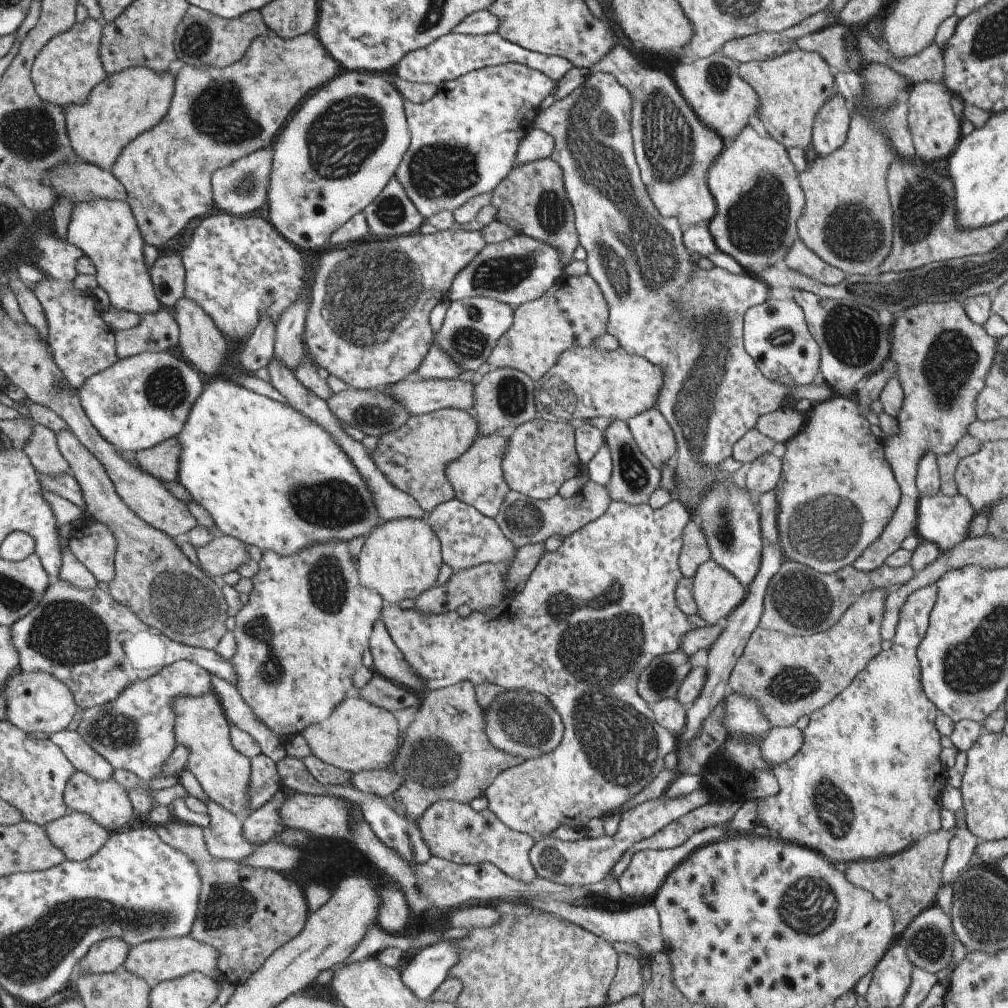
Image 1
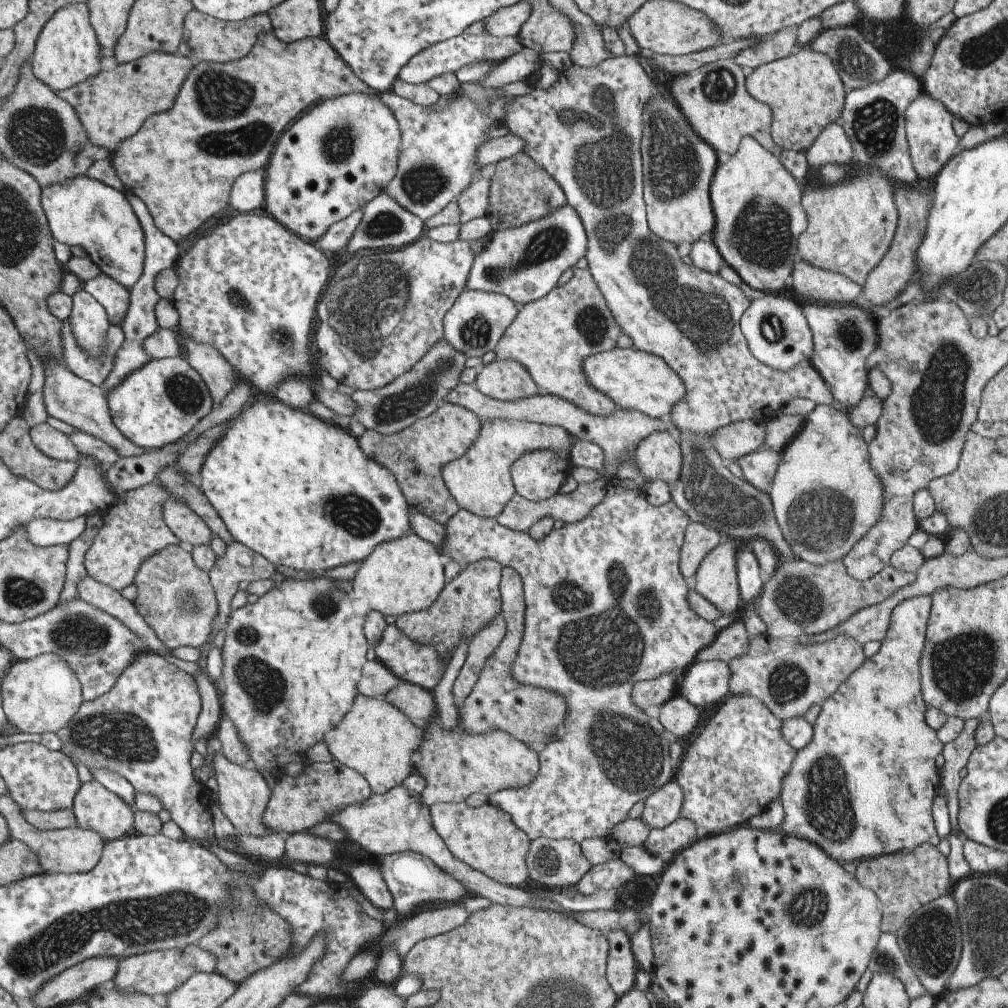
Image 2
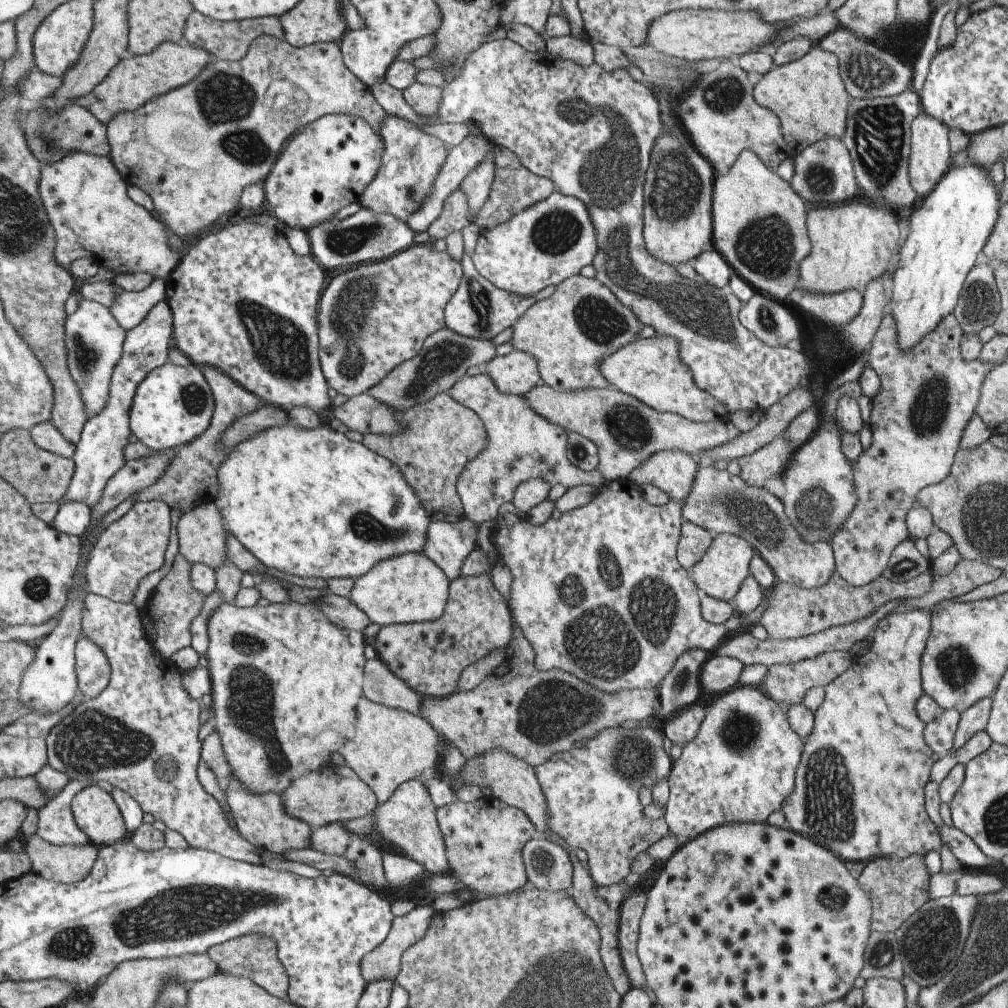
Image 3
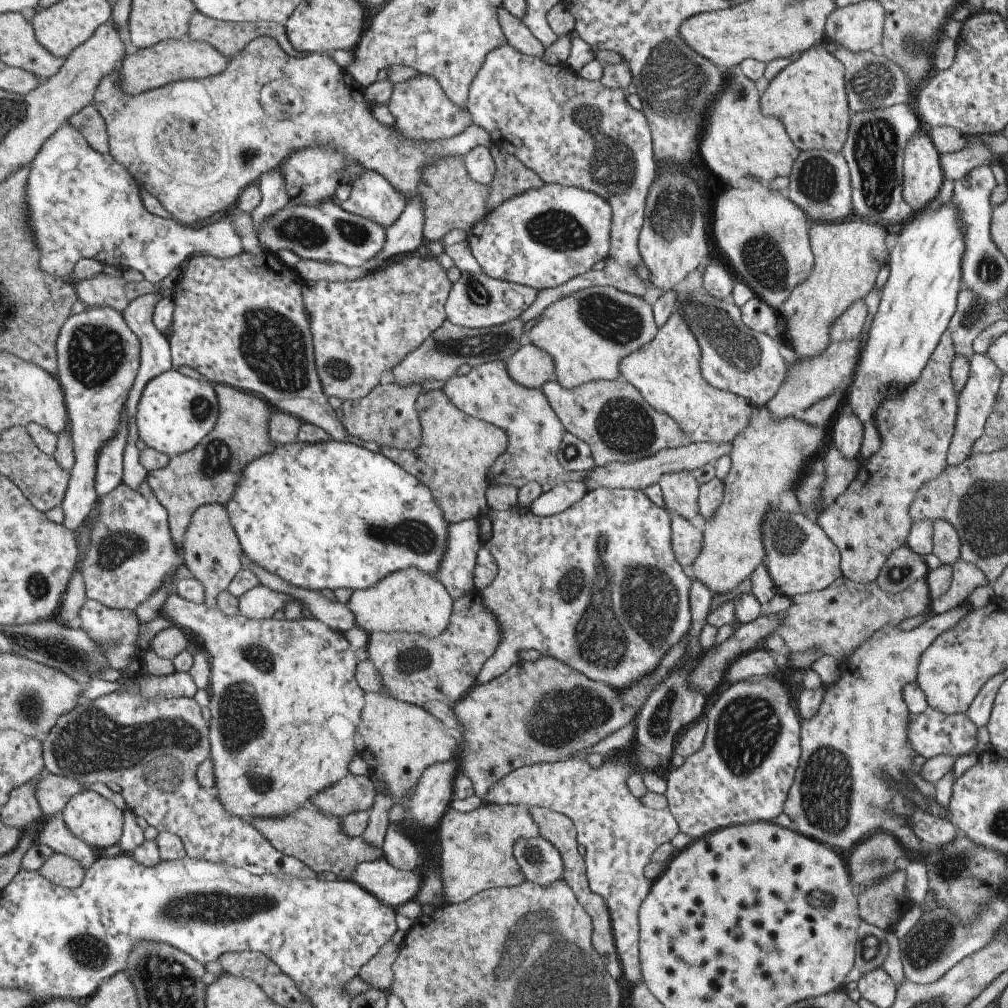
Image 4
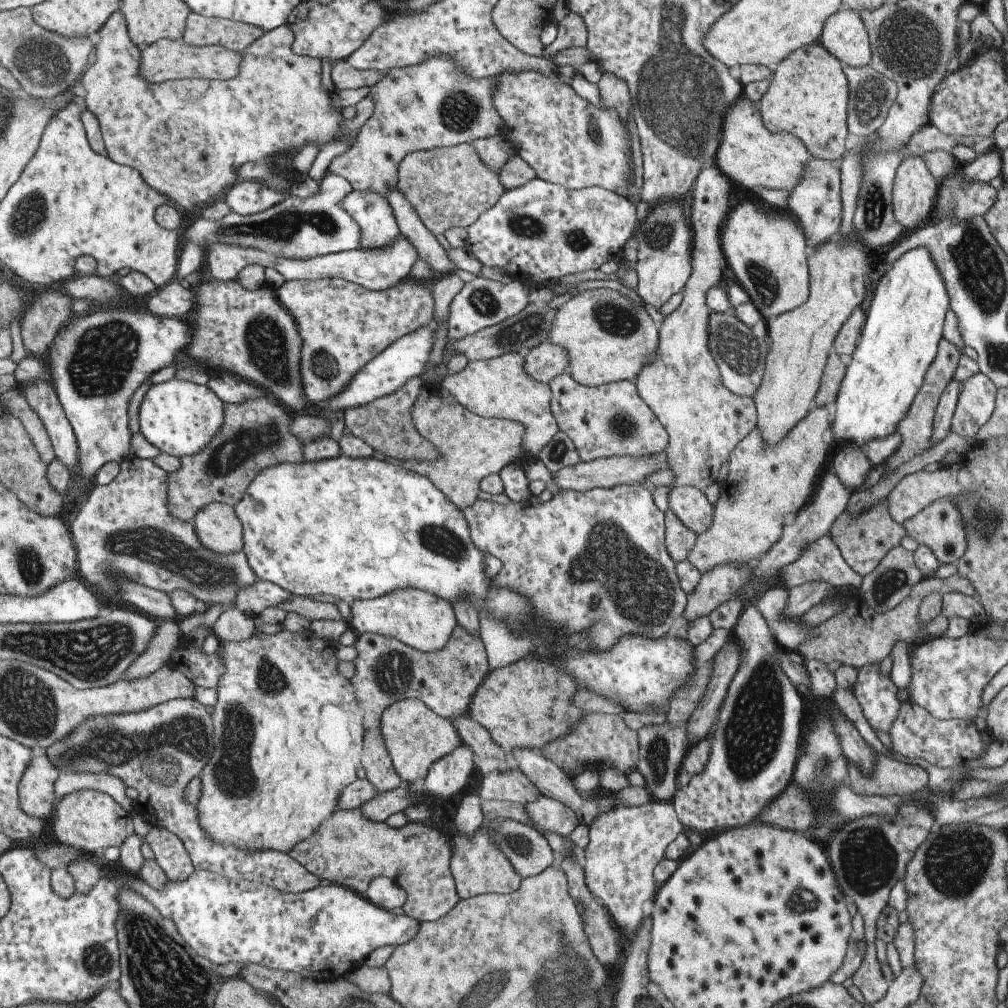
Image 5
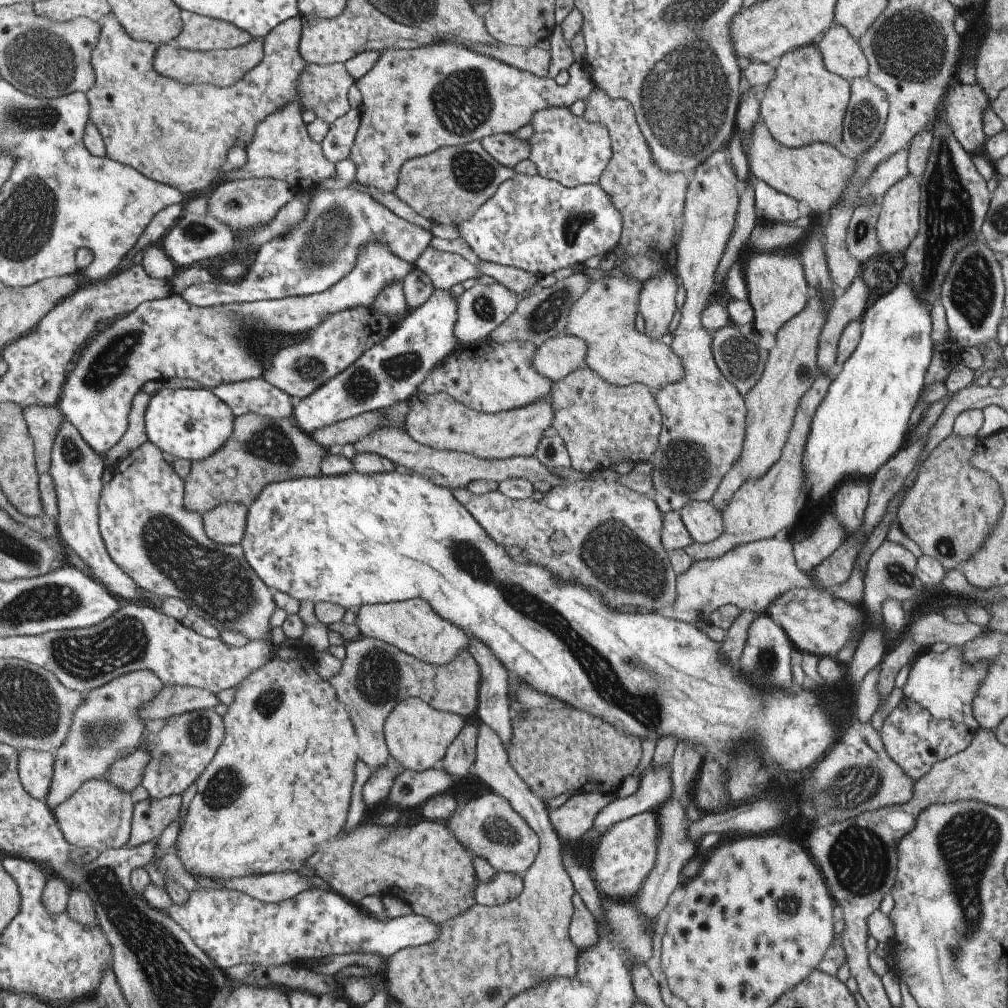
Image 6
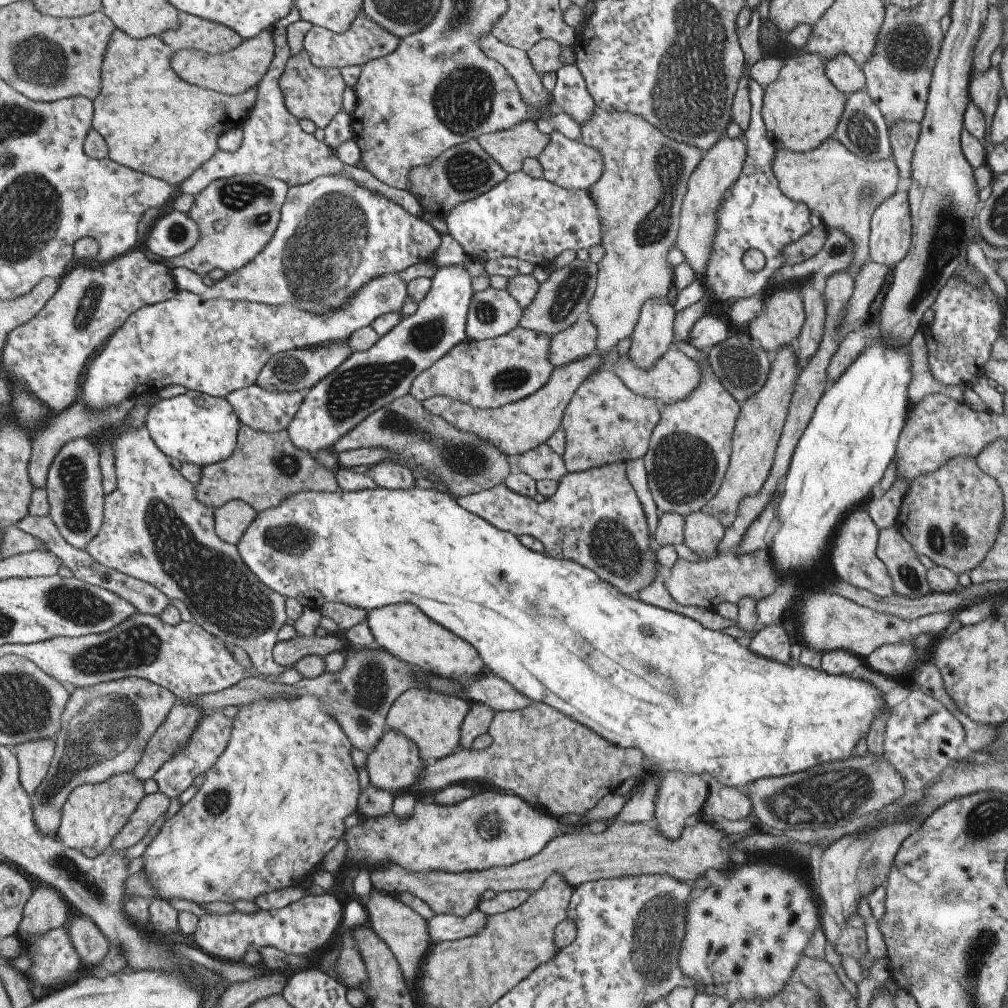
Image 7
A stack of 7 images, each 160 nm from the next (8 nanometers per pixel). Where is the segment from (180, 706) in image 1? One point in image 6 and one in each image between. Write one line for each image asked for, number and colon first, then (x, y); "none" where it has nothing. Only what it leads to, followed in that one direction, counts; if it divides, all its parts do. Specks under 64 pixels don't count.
2: (243, 794)
3: (261, 819)
4: (316, 839)
5: (349, 849)
6: (422, 864)

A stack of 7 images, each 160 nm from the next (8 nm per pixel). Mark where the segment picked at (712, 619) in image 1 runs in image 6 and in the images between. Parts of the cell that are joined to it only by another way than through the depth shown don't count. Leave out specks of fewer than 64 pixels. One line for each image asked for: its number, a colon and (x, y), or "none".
2: (715, 578)
3: (719, 572)
4: (767, 457)
5: (763, 483)
6: (759, 508)

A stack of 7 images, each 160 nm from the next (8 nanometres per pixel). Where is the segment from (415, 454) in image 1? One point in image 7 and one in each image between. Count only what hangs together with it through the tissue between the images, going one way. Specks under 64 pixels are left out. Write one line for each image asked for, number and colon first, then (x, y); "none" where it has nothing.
2: (415, 455)
3: (438, 437)
4: (457, 450)
5: (470, 446)
6: (438, 421)
7: (514, 428)

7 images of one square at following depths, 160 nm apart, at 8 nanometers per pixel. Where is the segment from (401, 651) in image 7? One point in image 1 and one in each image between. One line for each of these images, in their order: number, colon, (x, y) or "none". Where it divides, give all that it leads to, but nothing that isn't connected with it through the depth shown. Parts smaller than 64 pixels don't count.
1: (400, 559)
2: (401, 576)
3: (409, 588)
4: (409, 601)
5: (416, 618)
6: (411, 626)

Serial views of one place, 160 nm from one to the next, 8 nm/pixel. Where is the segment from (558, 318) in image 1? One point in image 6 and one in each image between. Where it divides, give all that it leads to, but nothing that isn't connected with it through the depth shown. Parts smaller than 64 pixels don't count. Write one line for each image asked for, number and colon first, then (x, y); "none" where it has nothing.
2: (550, 337)
3: (569, 333)
4: (586, 334)
5: (608, 338)
6: (604, 317)

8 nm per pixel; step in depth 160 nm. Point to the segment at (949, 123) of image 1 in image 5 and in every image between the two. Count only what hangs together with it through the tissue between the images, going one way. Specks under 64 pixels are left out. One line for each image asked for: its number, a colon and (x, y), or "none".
2: (931, 140)
3: (929, 157)
4: (921, 178)
5: (913, 190)

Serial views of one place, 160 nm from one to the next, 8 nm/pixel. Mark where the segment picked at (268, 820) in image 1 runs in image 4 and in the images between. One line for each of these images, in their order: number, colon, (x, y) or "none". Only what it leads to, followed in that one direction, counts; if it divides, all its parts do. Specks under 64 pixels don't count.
2: (297, 803)
3: (334, 794)
4: (353, 792)

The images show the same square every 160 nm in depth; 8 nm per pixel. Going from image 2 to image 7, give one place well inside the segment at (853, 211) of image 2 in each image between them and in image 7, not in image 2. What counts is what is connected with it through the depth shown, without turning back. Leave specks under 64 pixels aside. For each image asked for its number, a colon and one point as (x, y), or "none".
3: (852, 243)
4: (847, 255)
5: (801, 339)
6: (790, 366)
7: (758, 425)

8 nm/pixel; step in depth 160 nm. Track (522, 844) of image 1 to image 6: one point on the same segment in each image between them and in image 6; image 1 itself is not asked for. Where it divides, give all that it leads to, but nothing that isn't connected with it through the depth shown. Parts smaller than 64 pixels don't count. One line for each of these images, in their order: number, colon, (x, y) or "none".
2: (485, 838)
3: (483, 840)
4: (476, 847)
5: (477, 867)
6: (574, 817)

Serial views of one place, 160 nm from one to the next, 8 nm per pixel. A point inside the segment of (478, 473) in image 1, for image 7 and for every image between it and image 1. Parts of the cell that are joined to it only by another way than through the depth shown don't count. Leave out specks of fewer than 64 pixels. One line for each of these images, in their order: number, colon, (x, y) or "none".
2: (480, 482)
3: (520, 445)
4: (487, 392)
5: (498, 387)
6: (489, 377)
7: (486, 374)

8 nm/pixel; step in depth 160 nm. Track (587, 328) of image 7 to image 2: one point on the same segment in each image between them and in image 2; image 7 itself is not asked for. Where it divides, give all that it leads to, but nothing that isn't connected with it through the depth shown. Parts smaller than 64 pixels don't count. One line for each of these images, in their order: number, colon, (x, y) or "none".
2: (505, 380)
3: (515, 373)
4: (529, 366)
5: (543, 362)
6: (554, 358)

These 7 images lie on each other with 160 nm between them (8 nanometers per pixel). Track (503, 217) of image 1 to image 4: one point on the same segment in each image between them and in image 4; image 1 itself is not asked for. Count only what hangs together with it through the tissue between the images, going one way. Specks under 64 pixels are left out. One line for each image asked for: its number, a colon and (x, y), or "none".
2: (519, 191)
3: (513, 188)
4: (510, 177)

